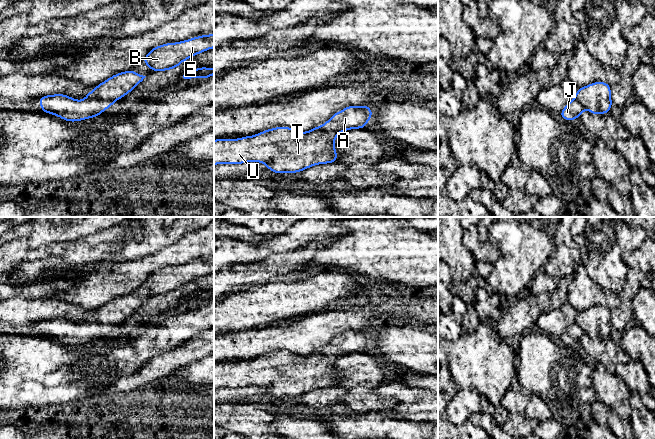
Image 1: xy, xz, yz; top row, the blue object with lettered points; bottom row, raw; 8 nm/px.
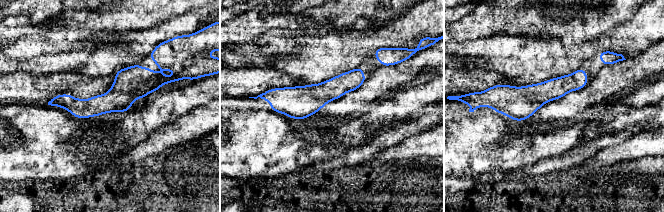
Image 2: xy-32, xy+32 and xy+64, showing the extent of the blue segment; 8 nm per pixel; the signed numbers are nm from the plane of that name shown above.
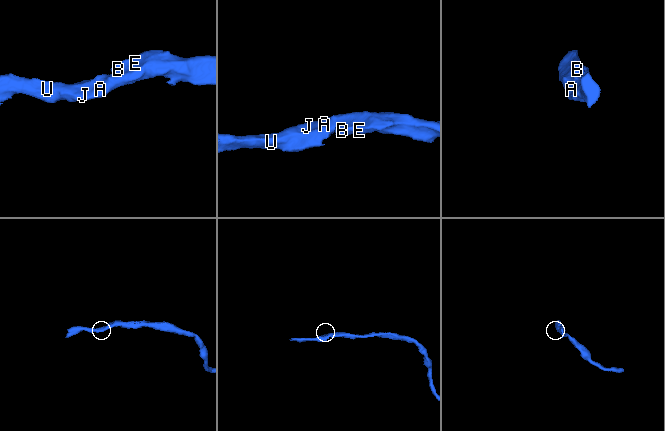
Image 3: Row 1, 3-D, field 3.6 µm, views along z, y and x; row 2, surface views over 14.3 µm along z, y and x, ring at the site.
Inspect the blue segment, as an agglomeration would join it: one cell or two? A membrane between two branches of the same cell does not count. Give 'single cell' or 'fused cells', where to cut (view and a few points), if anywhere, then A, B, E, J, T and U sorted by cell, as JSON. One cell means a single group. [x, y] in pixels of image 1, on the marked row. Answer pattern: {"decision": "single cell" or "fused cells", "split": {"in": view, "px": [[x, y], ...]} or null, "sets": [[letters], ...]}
{"decision": "single cell", "split": null, "sets": [["A", "B", "E", "J", "T", "U"]]}

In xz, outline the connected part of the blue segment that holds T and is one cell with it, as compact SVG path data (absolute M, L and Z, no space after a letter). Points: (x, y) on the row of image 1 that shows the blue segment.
M346 106L321 126L300 132L287 126L237 139L214 140L214 165L260 162L275 174L300 173L318 164L335 163L335 139L343 131L364 129L371 120L370 106Z

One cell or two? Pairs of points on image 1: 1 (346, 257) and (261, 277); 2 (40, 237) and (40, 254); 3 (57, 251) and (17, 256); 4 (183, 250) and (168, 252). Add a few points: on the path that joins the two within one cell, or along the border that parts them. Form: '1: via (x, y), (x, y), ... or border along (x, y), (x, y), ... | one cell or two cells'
1: border along (319, 246), (304, 269) | two cells
2: border along (59, 242), (40, 245), (31, 250) | two cells
3: via (47, 251), (38, 254), (27, 254) | one cell
4: via (179, 252), (172, 252) | one cell

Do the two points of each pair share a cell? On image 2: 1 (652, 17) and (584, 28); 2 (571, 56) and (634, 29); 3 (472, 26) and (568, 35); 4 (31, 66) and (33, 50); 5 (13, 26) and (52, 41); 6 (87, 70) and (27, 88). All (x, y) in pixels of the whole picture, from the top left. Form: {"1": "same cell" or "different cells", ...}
{"1": "different cells", "2": "same cell", "3": "same cell", "4": "different cells", "5": "different cells", "6": "different cells"}

